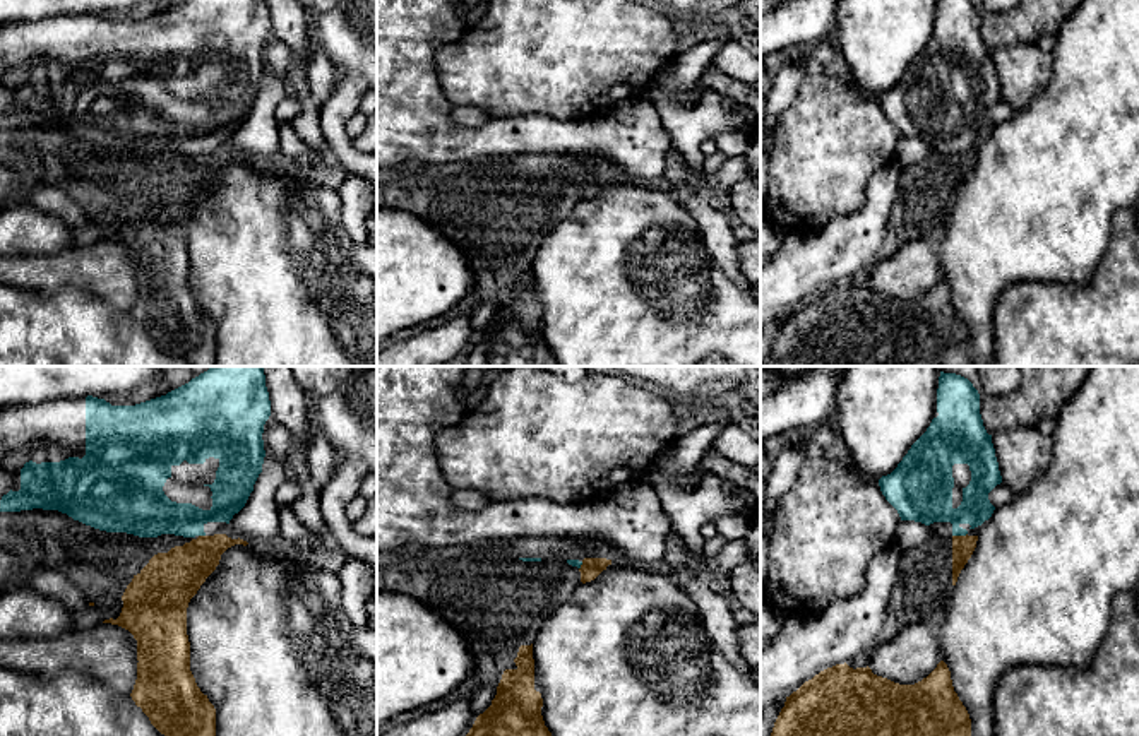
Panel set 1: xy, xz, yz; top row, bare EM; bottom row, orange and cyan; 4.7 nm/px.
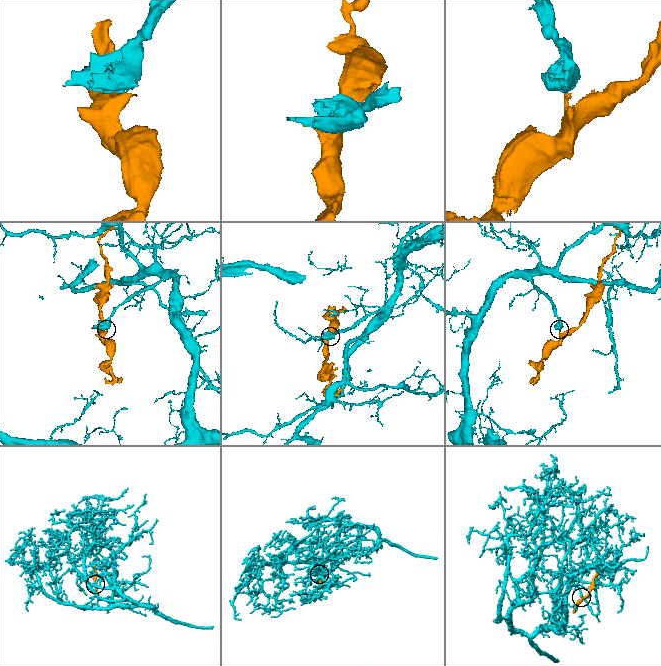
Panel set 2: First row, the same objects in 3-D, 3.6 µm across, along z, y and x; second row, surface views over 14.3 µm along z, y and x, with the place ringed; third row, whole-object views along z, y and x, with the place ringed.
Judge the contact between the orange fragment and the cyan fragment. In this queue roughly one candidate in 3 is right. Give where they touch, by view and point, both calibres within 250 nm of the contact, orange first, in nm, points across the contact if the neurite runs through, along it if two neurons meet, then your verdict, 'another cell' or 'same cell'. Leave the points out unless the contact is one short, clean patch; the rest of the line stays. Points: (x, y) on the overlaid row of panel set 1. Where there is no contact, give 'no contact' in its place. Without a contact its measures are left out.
meets orange in yz at (960, 536); 110 nm thick on the orange side, 260 nm on the other; border along yz (966, 533), (953, 536); another cell

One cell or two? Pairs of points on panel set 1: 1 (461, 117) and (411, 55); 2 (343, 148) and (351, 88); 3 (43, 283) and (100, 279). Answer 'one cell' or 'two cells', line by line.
1: two cells
2: one cell
3: one cell

